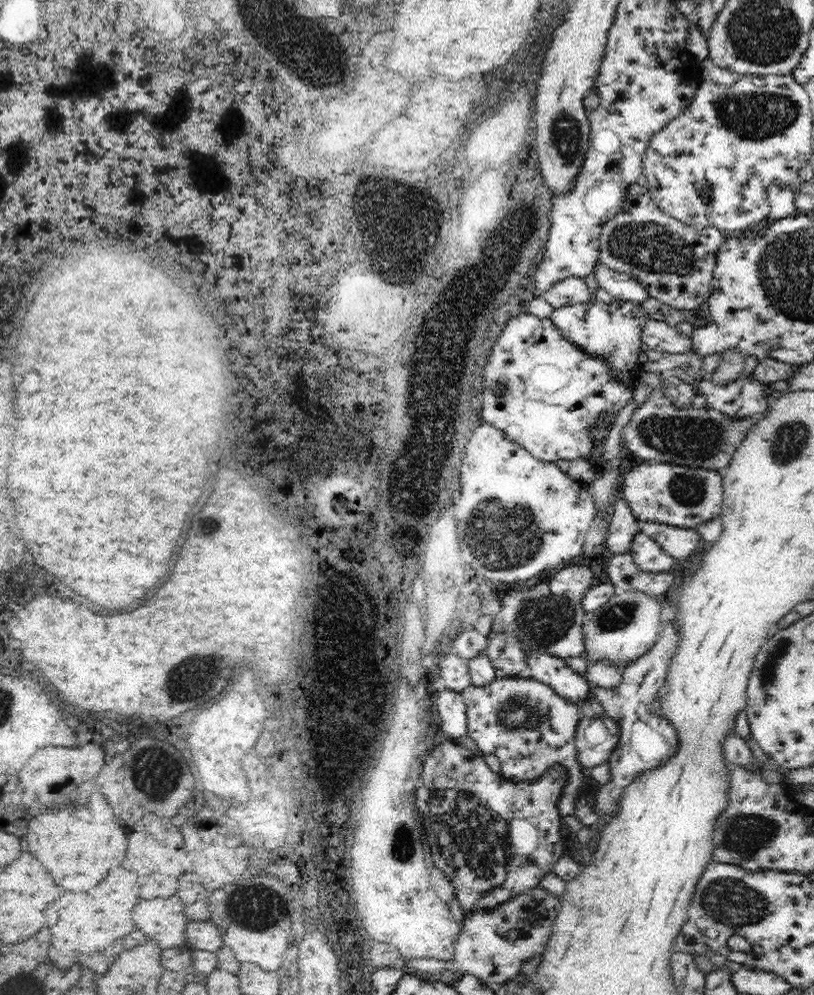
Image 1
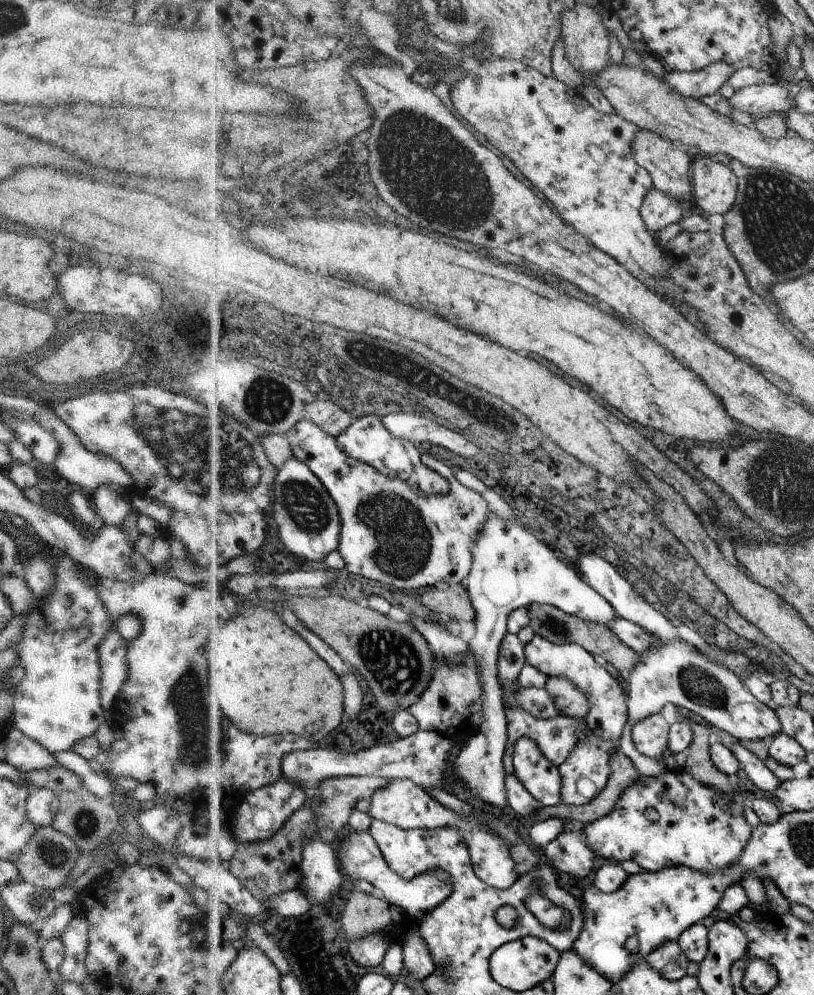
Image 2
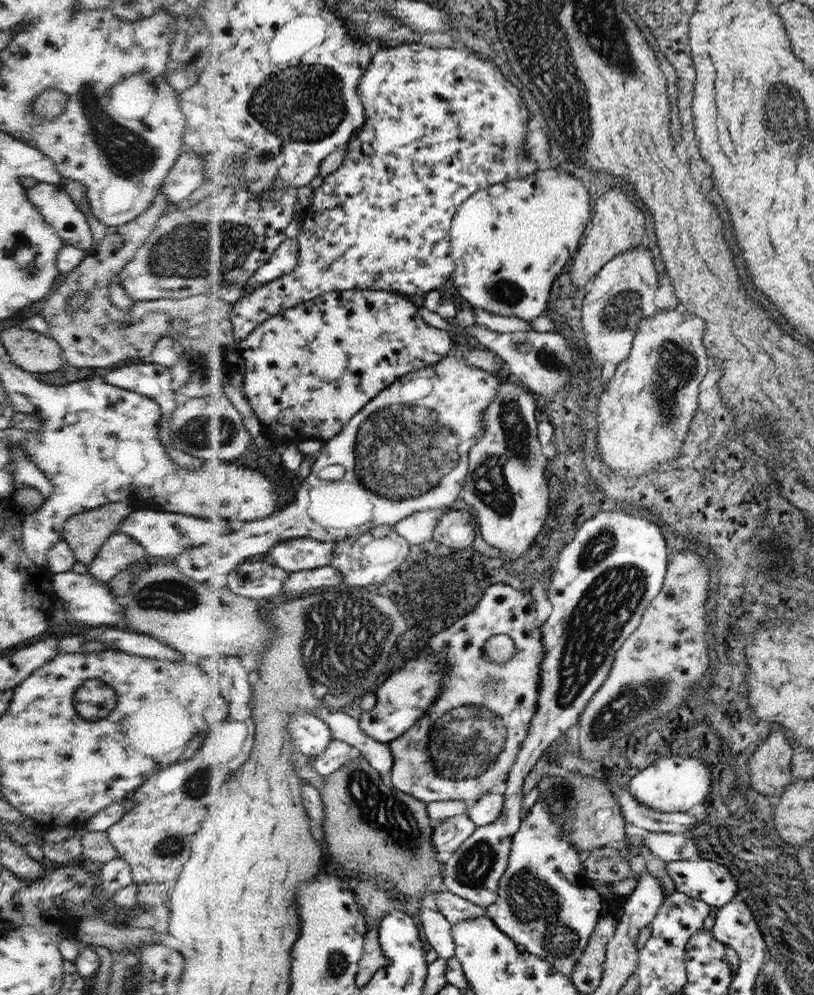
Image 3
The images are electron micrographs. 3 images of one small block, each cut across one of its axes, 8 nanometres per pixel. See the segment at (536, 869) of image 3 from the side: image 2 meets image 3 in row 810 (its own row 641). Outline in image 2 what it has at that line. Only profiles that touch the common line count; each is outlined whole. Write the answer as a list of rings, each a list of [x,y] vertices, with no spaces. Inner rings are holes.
[[[535,634],[534,638],[524,645],[524,650],[526,663],[531,664],[549,677],[562,677],[572,680],[588,696],[590,710],[588,716],[584,718],[588,730],[613,743],[613,746],[618,750],[620,738],[622,738],[622,732],[624,732],[624,726],[626,726],[629,716],[626,694],[618,685],[618,680],[612,678],[594,660],[592,653],[576,643],[553,643],[549,639]]]

